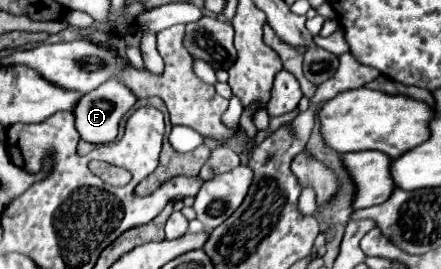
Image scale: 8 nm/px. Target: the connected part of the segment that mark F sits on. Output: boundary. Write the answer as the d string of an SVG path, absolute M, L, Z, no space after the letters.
M110 79L108 83L102 83L98 89L82 95L80 103L76 103L76 111L72 111L80 137L84 141L96 143L96 145L104 145L104 143L114 141L118 135L118 121L132 107L132 103L136 103L136 97L132 95L132 91L126 85L122 85L116 79Z

